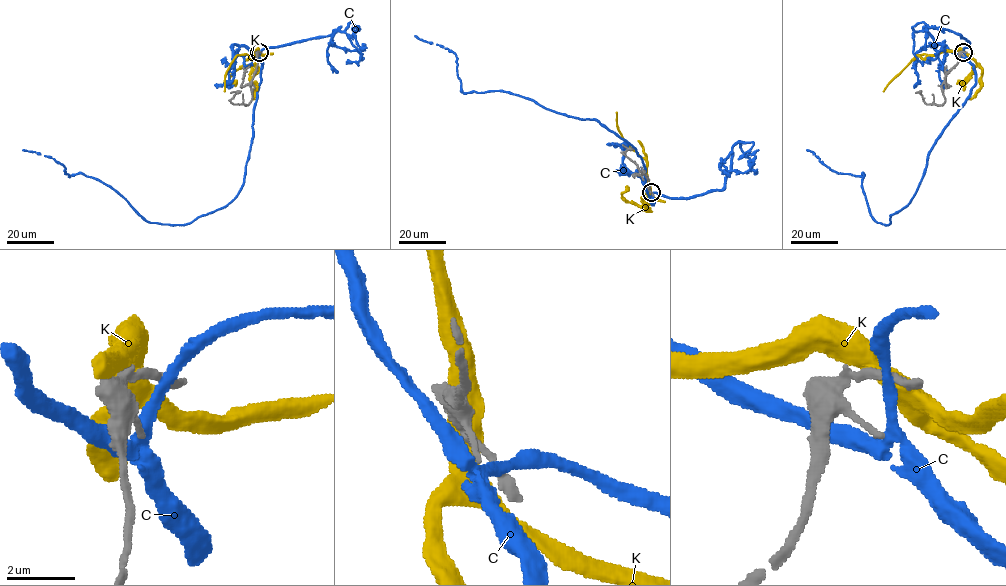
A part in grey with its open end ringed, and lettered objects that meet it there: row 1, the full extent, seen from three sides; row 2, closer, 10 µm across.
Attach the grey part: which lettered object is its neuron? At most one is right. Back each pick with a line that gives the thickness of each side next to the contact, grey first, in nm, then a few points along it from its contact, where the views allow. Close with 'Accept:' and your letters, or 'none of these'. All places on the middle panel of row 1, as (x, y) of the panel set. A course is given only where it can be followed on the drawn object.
Accept: none of these

